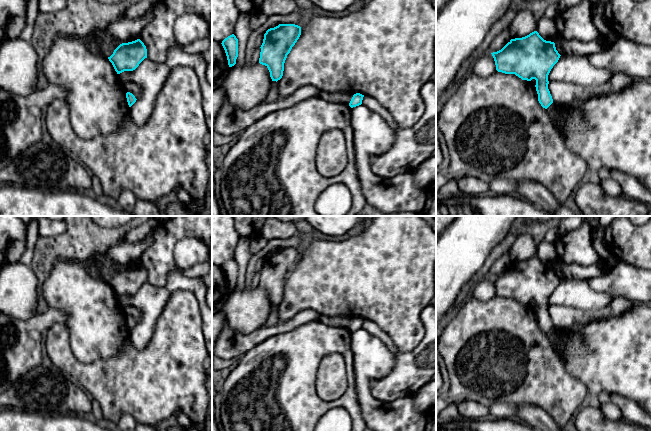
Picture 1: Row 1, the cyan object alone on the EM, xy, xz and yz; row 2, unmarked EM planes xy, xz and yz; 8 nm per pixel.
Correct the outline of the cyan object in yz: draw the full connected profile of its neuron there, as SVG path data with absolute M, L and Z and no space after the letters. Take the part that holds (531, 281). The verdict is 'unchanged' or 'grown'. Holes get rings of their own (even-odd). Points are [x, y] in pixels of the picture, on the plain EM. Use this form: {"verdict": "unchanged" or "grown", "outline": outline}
{"verdict": "unchanged", "outline": "M534 255L525 261L511 263L501 274L491 278L498 296L515 298L522 304L536 304L538 325L543 332L553 327L548 299L561 280L554 266L544 264Z"}

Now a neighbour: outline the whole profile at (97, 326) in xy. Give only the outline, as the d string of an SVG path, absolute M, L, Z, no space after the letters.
M56 261L47 279L42 283L40 295L49 308L62 310L66 319L61 321L69 330L69 342L76 359L92 363L115 355L129 337L126 315L107 281L92 277L82 263Z

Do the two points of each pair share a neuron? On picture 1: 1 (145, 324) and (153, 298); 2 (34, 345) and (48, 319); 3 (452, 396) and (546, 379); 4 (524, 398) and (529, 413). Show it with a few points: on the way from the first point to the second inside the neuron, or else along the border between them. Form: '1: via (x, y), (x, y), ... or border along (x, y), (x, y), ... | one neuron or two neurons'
1: via (149, 318), (151, 304) | one neuron
2: via (34, 339), (34, 333), (42, 325) | one neuron
3: via (475, 377), (523, 377) | one neuron
4: border along (503, 401), (513, 405), (534, 405), (548, 414) | two neurons

